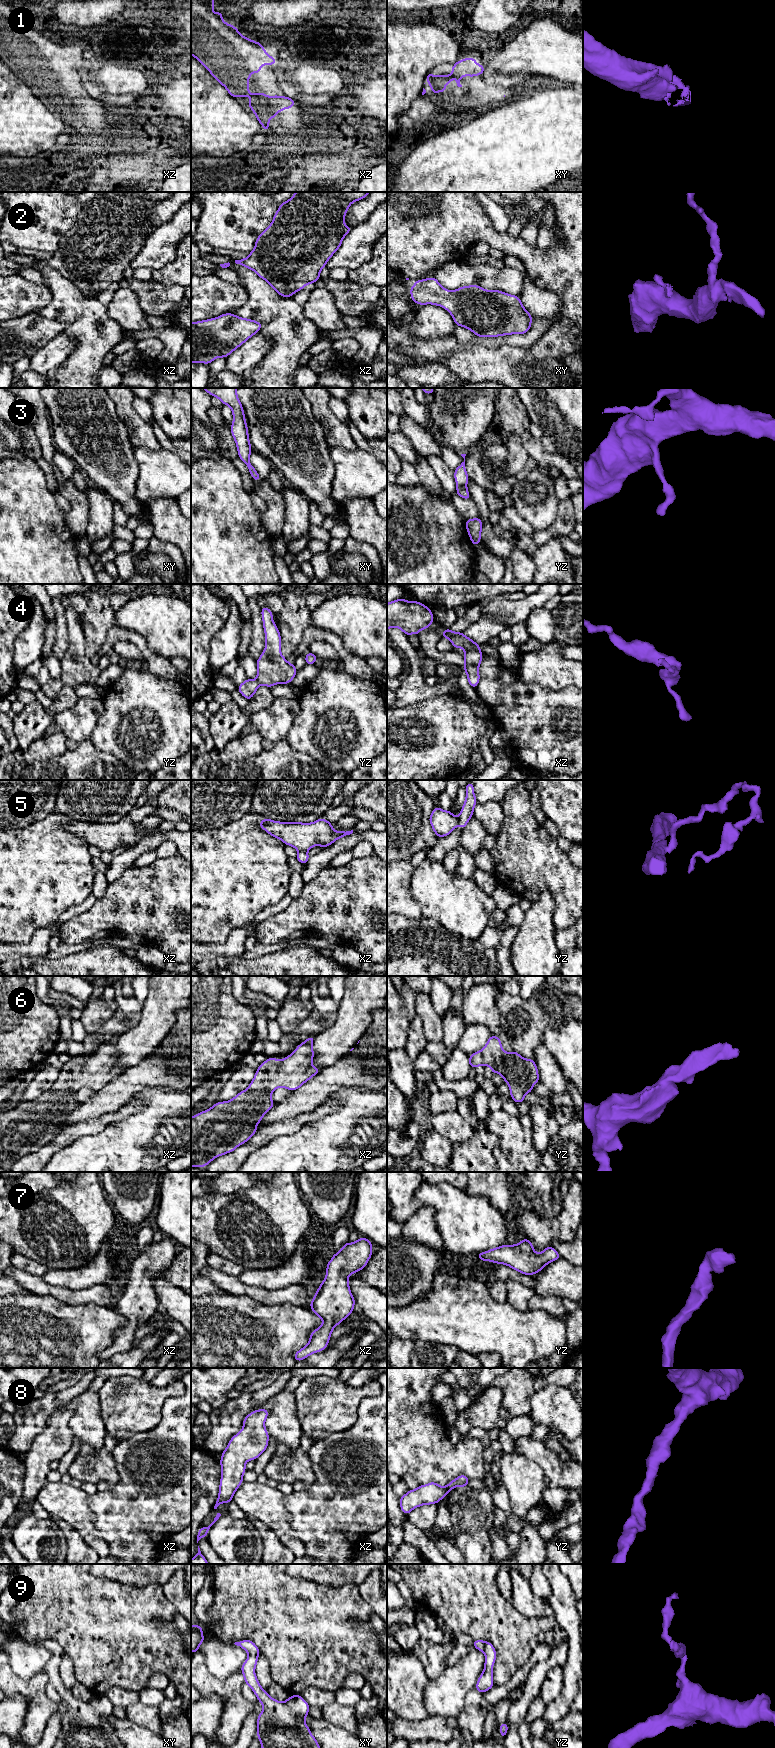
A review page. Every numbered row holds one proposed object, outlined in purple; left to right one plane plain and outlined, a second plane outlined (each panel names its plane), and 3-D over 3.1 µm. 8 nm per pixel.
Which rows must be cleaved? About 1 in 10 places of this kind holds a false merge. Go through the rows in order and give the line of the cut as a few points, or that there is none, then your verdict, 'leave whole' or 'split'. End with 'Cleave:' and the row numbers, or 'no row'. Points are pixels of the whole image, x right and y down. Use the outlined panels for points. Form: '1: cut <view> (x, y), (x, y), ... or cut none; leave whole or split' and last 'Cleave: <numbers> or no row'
1: cut none; leave whole
2: cut none; leave whole
3: cut none; leave whole
4: cut none; leave whole
5: cut xz (298, 850), (306, 851); split
6: cut none; leave whole
7: cut none; leave whole
8: cut none; leave whole
9: cut none; leave whole
Cleave: 5

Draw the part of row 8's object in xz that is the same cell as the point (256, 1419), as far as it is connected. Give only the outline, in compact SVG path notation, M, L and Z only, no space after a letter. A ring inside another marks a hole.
M258 1409L243 1419L243 1428L234 1435L220 1459L221 1480L219 1494L214 1509L221 1503L230 1503L233 1495L243 1482L245 1464L256 1460L268 1447L269 1434L265 1420L269 1415L267 1409Z

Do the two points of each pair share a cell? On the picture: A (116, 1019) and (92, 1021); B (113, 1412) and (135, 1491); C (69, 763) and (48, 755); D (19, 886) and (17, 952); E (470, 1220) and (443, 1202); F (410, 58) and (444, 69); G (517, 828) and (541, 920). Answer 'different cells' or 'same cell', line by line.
A: different cells
B: different cells
C: different cells
D: different cells
E: same cell
F: different cells
G: different cells

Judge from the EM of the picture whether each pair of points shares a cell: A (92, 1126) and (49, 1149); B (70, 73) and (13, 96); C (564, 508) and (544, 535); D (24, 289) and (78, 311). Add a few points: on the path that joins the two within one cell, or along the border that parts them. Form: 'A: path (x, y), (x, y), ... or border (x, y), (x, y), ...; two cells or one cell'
A: path (81, 1128), (71, 1132), (60, 1141); one cell
B: border (13, 72), (46, 105); two cells
C: path (564, 515), (551, 531); one cell
D: border (44, 283), (51, 293), (51, 301), (34, 312); two cells

